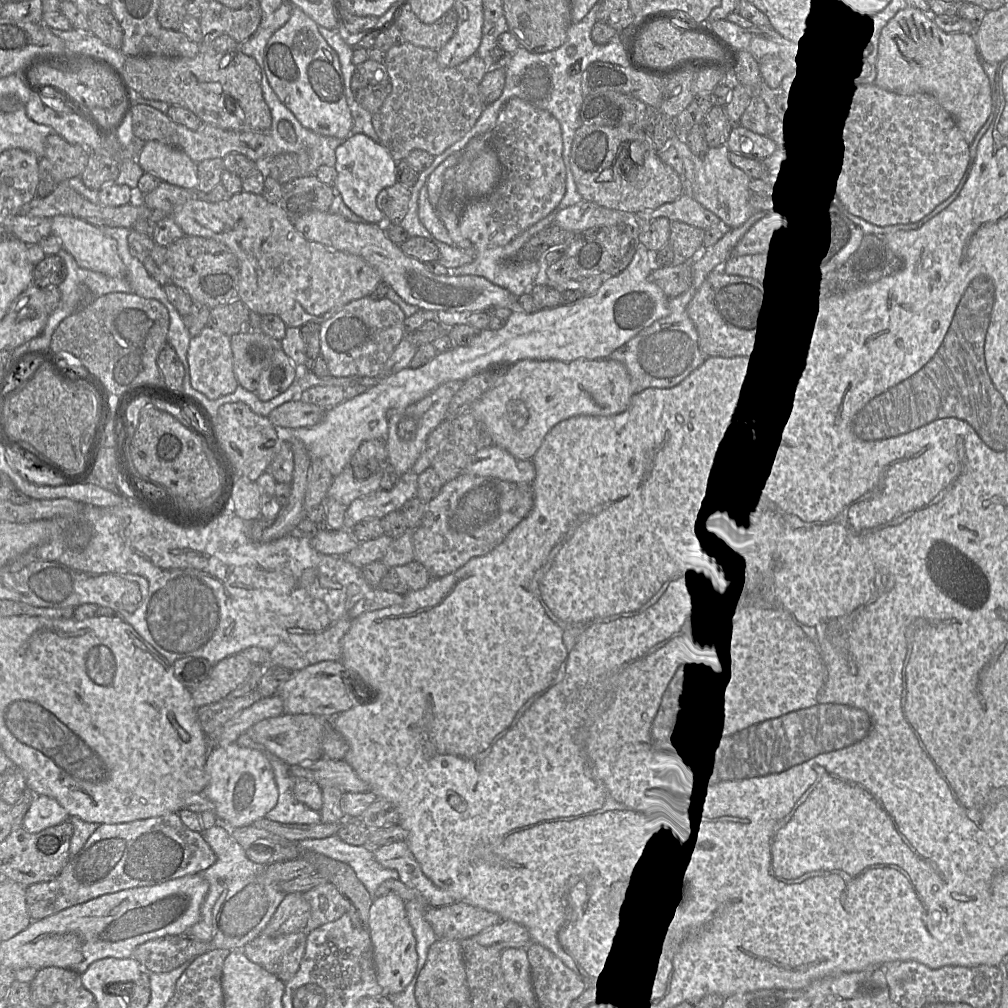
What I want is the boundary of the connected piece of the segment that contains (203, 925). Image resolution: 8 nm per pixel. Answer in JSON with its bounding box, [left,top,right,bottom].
[188,822,286,950]

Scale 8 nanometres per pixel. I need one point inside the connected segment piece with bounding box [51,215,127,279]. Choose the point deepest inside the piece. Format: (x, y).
(94, 250)

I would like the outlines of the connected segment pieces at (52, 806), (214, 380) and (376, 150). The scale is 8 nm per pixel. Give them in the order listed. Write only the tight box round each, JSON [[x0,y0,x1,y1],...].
[[22,795,69,833],[187,326,238,400],[333,134,397,225]]

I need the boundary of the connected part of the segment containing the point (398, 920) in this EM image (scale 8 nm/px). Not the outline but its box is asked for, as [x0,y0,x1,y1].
[368,893,417,995]

